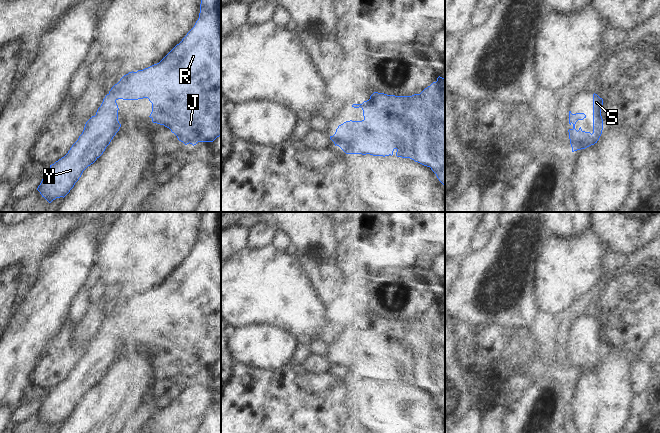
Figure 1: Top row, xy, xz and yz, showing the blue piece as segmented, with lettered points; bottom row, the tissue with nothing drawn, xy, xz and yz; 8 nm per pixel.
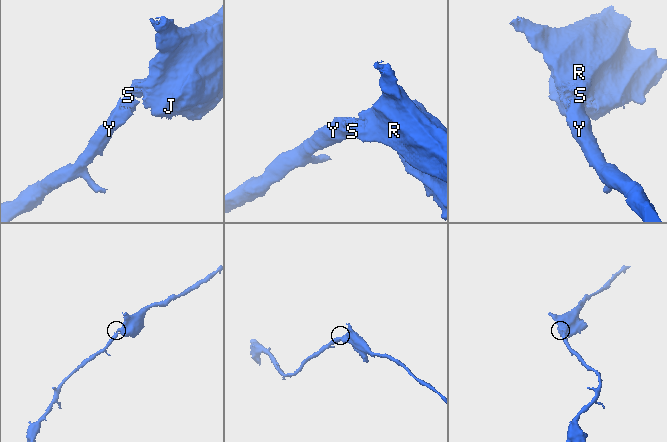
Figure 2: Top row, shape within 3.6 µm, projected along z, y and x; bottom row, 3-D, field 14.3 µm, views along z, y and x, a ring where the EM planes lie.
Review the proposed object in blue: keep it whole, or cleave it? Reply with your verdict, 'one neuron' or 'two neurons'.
one neuron

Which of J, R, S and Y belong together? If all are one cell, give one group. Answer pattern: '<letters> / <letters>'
J R S Y

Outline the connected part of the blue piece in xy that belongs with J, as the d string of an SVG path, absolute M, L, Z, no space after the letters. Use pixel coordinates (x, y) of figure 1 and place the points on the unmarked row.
M205 212L194 251L159 287L129 296L111 312L68 377L50 389L43 400L37 412L42 421L49 427L56 422L64 422L83 395L103 378L121 351L118 323L143 322L152 327L149 340L152 346L169 352L185 369L213 366L221 359L221 212Z

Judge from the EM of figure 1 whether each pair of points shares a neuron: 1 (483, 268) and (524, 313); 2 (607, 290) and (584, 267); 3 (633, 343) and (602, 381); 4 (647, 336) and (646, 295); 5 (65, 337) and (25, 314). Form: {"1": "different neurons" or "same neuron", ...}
{"1": "same neuron", "2": "different neurons", "3": "different neurons", "4": "same neuron", "5": "different neurons"}

